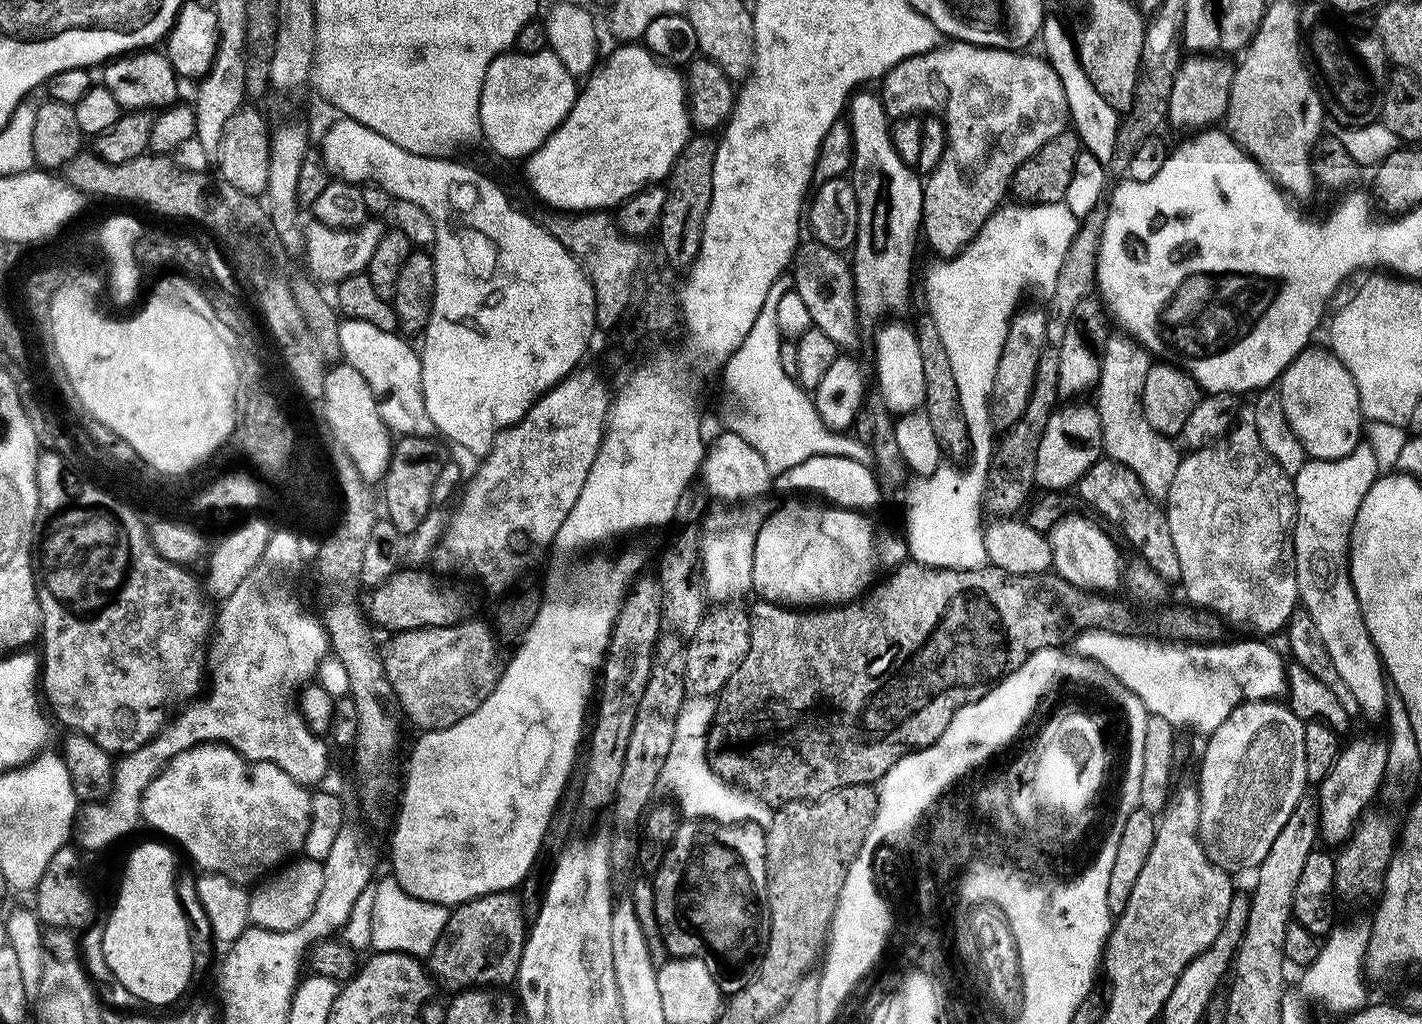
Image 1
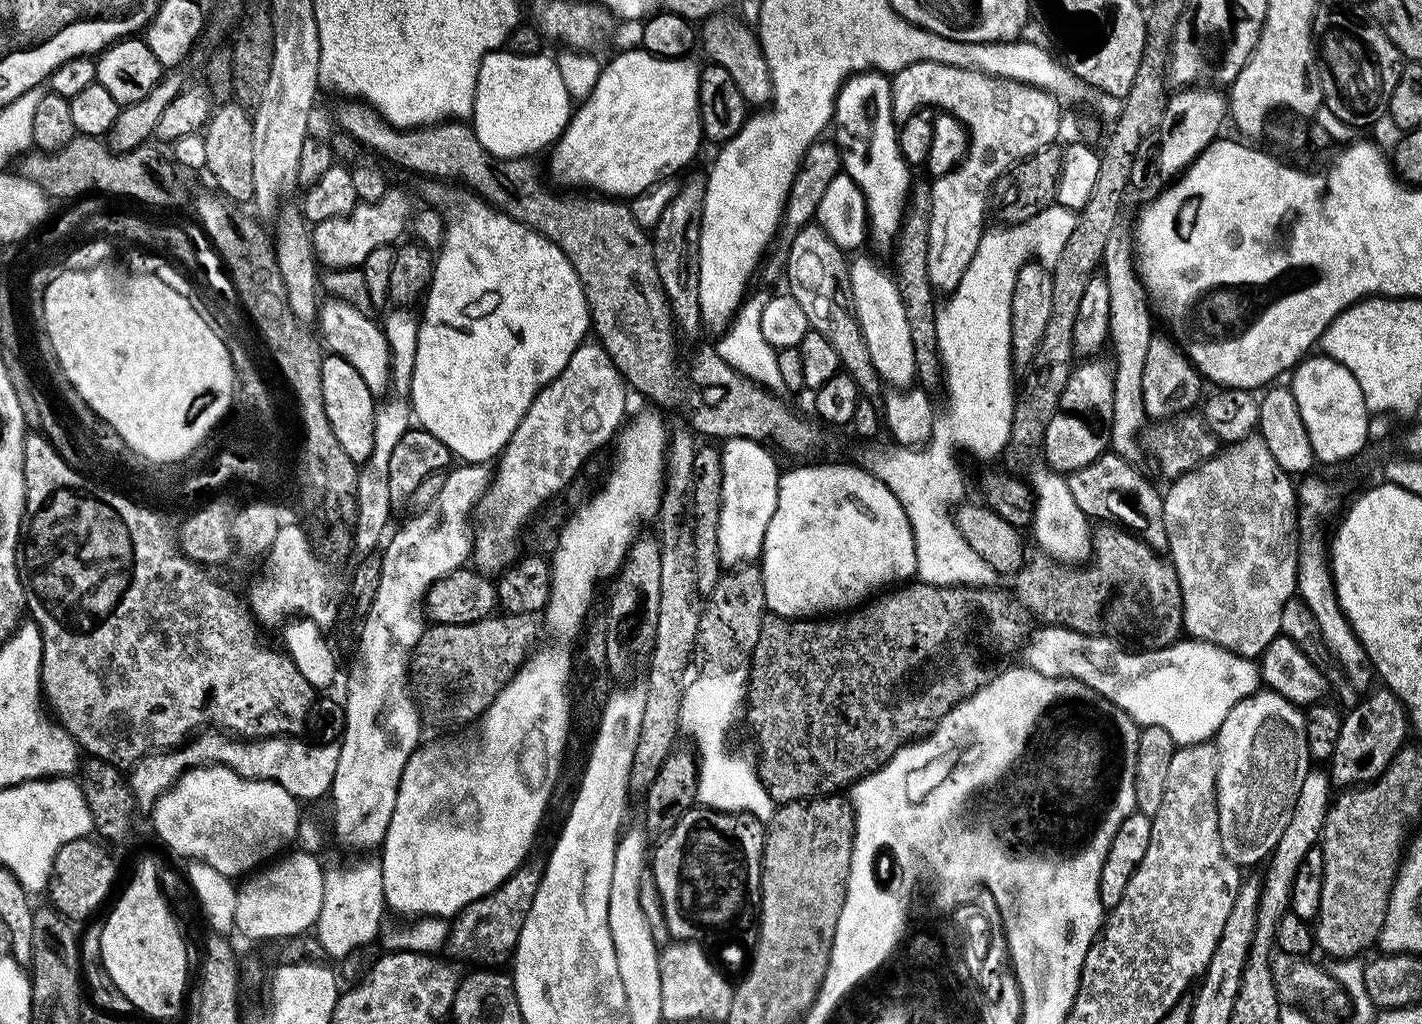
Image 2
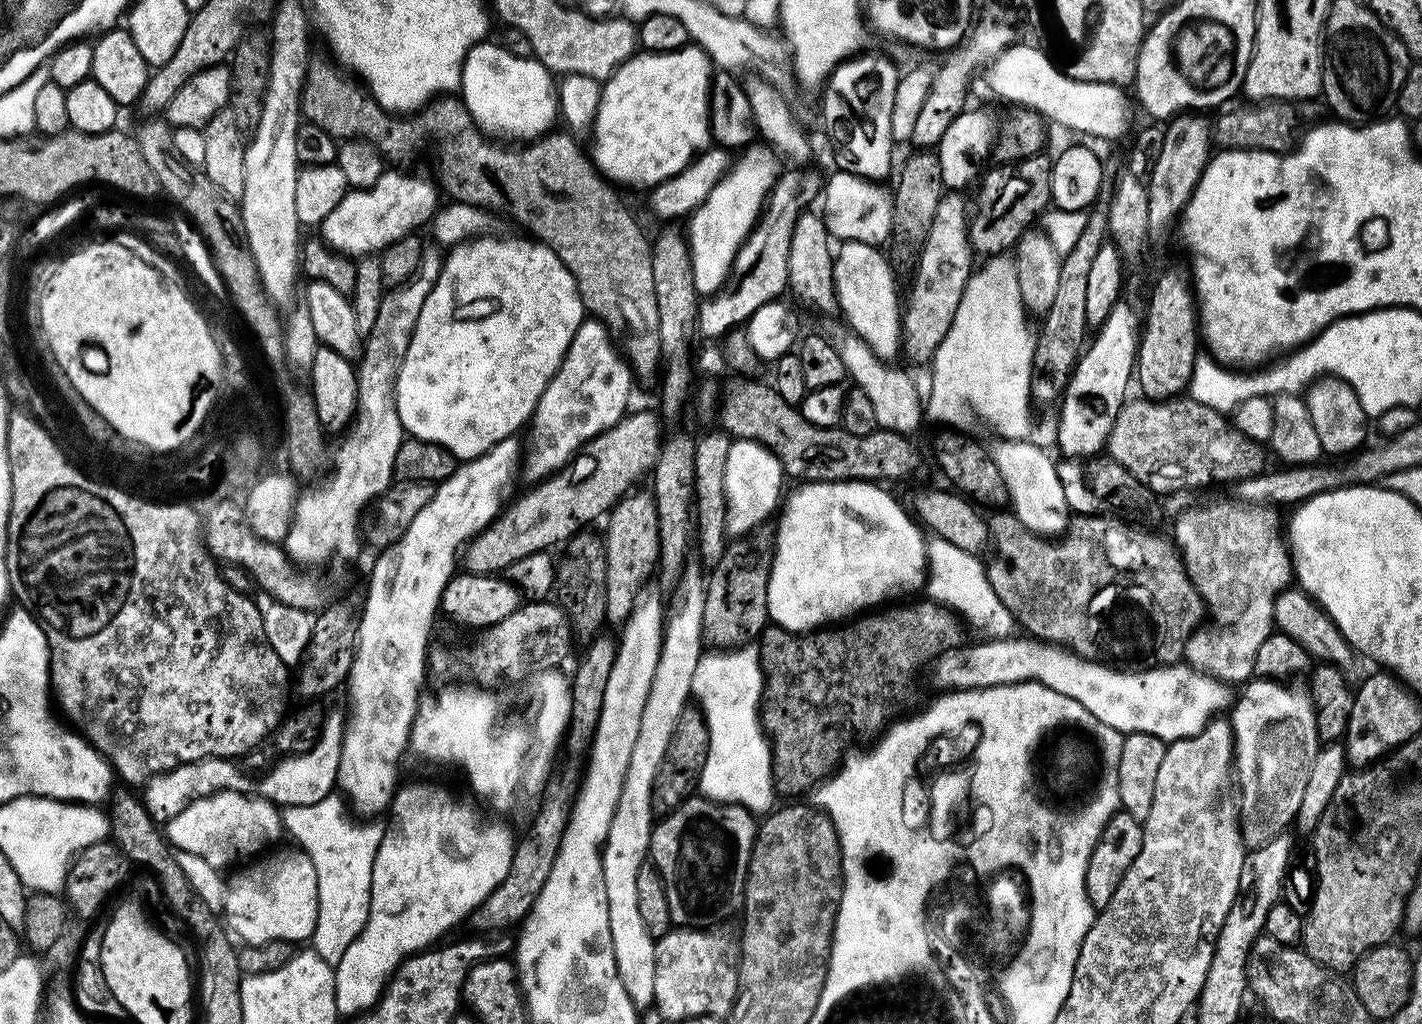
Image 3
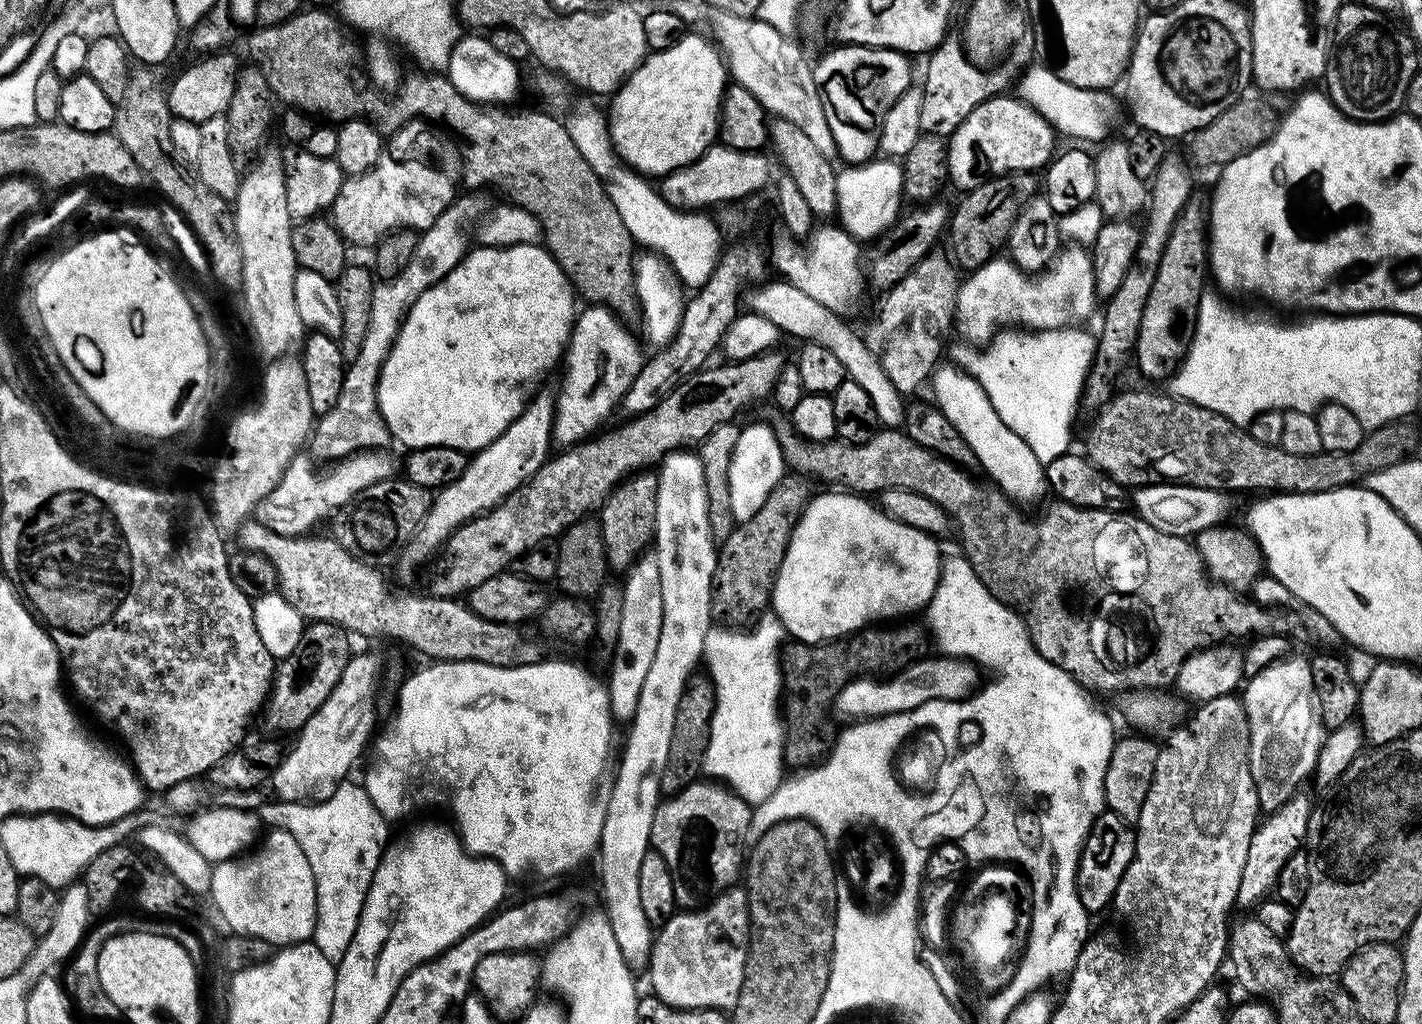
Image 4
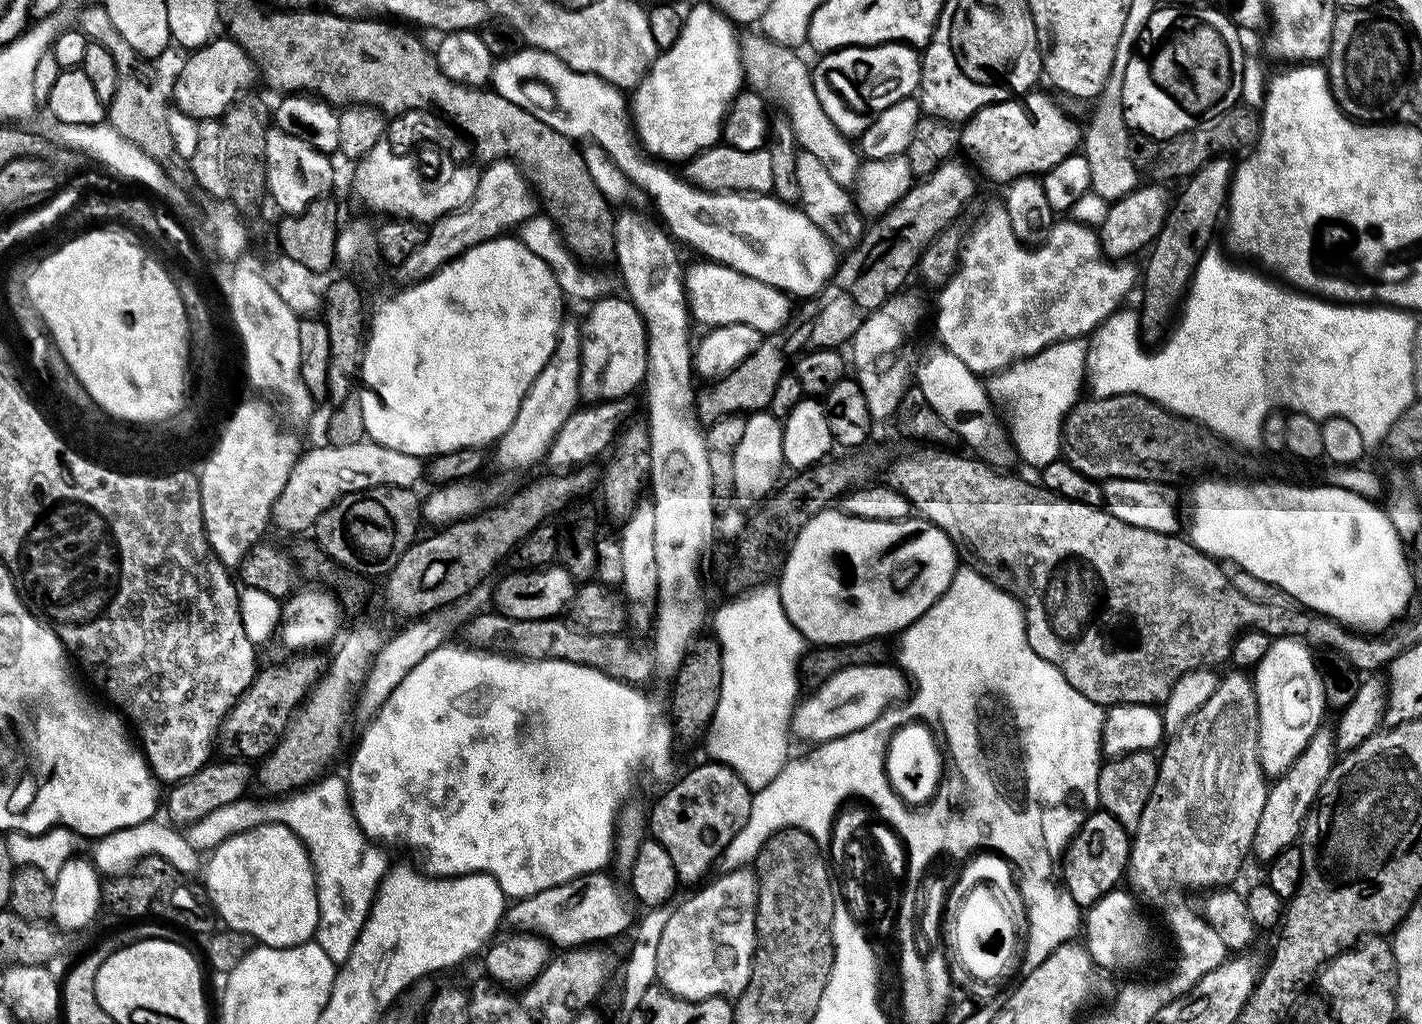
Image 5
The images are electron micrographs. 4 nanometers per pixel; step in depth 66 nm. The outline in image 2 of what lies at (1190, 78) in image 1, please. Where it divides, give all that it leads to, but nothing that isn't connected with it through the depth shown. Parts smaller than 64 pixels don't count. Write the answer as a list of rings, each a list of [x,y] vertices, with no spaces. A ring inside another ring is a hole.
[[[1189,86],[1173,91],[1173,96],[1171,93],[1167,97],[1158,129],[1160,149],[1155,149],[1154,152],[1156,170],[1161,177],[1179,177],[1181,172],[1185,172],[1196,161],[1198,154],[1202,154],[1202,150],[1206,150],[1206,146],[1210,146],[1212,141],[1221,135],[1220,127],[1223,126],[1224,120],[1226,124],[1230,109],[1225,93],[1215,90],[1220,91],[1212,86]]]

